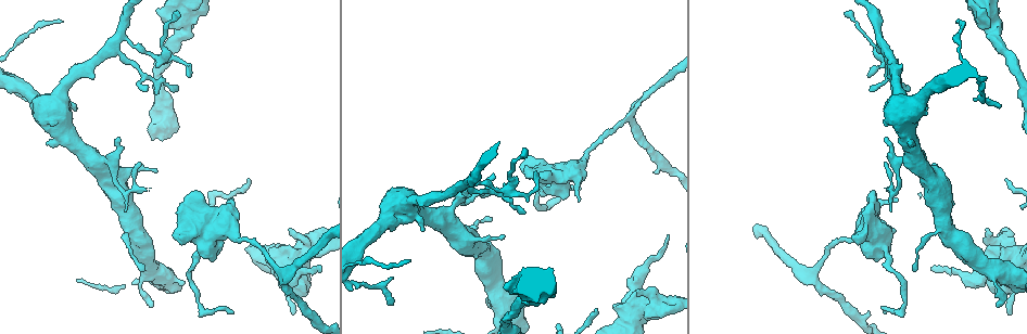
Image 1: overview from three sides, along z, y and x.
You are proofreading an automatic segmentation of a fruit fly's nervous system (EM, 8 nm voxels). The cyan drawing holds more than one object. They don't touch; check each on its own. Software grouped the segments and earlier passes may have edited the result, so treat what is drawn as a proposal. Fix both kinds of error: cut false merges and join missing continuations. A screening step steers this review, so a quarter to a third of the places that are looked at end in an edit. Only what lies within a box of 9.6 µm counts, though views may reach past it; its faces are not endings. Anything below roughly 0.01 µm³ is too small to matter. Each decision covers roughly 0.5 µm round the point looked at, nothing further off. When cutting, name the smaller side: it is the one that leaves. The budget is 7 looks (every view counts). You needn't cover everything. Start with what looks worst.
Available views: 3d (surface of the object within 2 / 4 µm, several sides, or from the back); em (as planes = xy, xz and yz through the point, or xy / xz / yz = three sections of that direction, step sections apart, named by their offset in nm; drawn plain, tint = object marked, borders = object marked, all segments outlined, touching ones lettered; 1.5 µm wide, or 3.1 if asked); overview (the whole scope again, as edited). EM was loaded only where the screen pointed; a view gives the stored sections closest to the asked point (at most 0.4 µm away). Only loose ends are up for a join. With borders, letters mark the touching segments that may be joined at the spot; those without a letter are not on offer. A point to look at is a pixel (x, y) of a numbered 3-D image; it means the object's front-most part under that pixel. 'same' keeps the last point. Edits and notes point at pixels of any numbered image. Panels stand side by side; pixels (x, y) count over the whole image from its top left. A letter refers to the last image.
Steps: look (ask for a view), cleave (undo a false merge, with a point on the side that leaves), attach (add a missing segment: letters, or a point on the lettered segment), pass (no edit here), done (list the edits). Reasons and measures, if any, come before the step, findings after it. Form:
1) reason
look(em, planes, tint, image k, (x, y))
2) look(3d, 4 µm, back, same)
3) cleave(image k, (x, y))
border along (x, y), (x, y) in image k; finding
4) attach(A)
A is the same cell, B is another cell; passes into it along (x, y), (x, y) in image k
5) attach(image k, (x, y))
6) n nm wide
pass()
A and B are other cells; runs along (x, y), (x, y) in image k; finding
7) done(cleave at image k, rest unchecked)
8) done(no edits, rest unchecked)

an open end
look(3d, 2 µm, image 1, (909, 145))

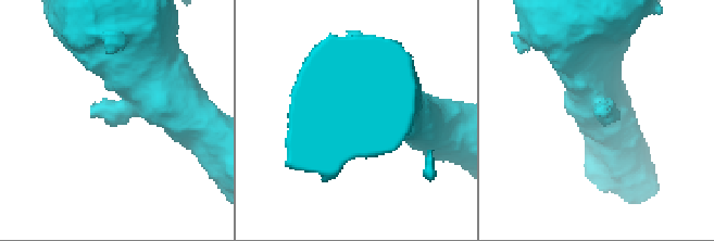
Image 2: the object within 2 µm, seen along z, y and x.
shape alone is not enough
look(em, yz, step 4, tint, image 2, (610, 111))

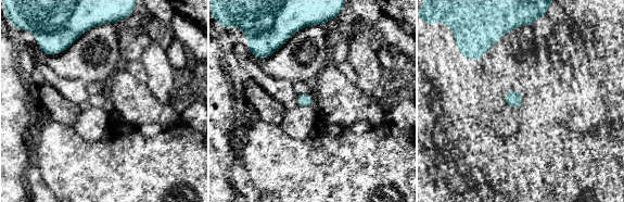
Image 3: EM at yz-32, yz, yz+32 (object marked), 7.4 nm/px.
look(em, planes, borders, same)

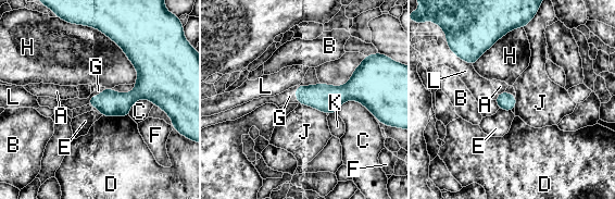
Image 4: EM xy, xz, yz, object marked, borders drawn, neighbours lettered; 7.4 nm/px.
attach(image 4, (76, 102))
G is the same cell, A, B, C, D, E, F, H, J, K and L are other cells; the neuron continues

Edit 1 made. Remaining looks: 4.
redraw
look(overview)

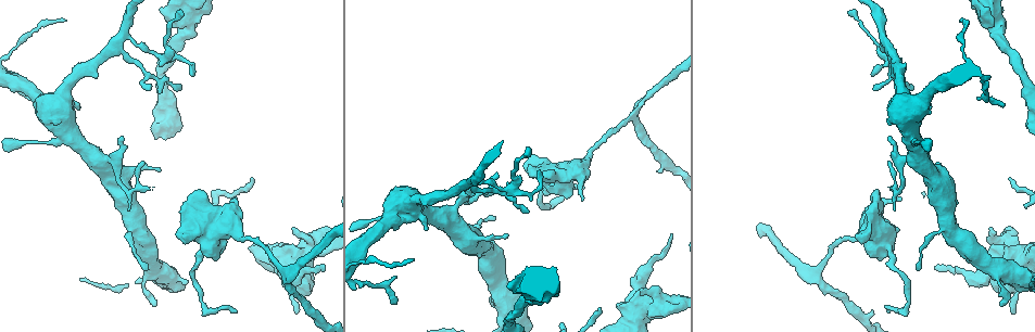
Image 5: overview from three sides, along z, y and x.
thin end
look(3d, 2 µm, image 5, (508, 234))

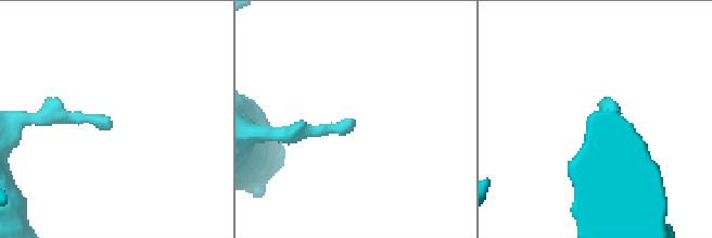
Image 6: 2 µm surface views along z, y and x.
look(em, xz, step 4, tint, image 6, (355, 121))

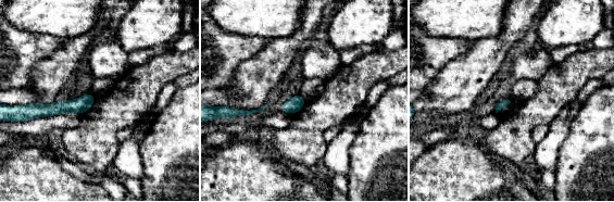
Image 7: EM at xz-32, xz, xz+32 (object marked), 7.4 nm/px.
look(em, planes, borders, same)

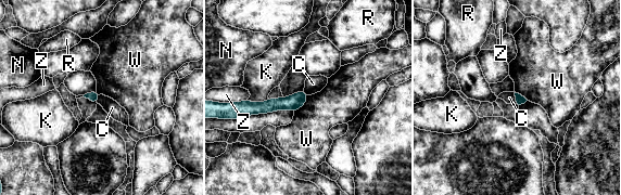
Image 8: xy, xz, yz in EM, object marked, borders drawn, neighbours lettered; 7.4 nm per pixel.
K touches over 170 nm
pass()
C, K, N, R, W and Z are other cells; runs along (304, 95), (292, 103), (244, 107) in image 8; no lettered segment goes on from it

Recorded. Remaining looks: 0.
done(attach at image 4, rest unchecked)

